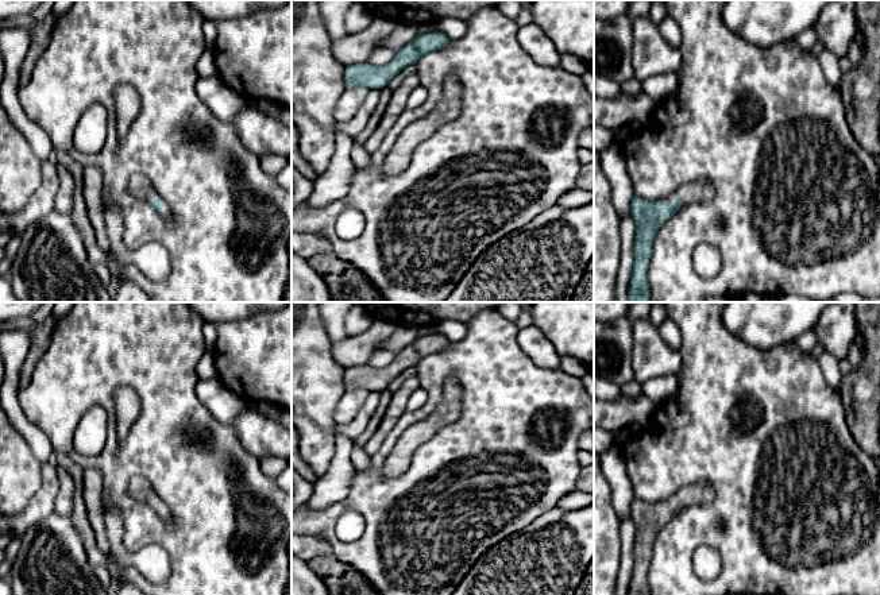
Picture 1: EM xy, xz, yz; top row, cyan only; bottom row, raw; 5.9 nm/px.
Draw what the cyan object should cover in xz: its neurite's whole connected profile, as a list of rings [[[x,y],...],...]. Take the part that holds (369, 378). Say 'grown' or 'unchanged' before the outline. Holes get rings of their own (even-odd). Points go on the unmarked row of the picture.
unchanged; [[[439,333],[418,336],[412,344],[395,353],[393,362],[383,367],[358,366],[346,370],[346,391],[362,389],[381,391],[402,371],[416,364],[425,356],[445,349],[451,341]]]

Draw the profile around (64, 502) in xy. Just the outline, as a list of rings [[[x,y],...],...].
[[[57,465],[59,490],[54,502],[54,513],[70,515],[73,510],[74,484],[65,467]]]

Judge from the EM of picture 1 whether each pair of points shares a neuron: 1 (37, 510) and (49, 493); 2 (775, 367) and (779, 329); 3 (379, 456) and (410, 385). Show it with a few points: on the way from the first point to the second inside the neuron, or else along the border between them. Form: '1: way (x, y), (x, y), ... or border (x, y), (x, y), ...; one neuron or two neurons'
1: way (41, 506), (45, 497); one neuron
2: border (791, 340), (768, 348), (756, 348), (747, 343); two neurons
3: border (405, 410), (381, 447), (370, 456); two neurons

